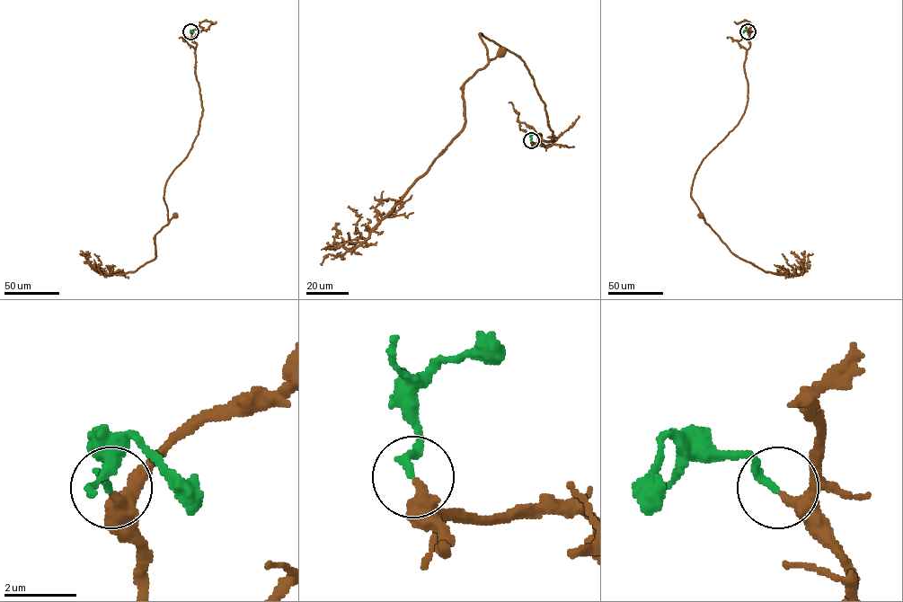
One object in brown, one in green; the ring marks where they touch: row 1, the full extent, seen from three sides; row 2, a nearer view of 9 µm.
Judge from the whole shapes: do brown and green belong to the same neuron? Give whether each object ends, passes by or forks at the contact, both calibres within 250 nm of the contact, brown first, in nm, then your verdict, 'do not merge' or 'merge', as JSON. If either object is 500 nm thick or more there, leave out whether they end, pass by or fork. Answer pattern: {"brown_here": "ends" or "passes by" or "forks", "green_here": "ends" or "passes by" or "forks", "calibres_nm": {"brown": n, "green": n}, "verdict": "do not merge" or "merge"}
{"brown_here": "passes by", "green_here": "ends", "calibres_nm": {"brown": 320, "green": 200}, "verdict": "merge"}

